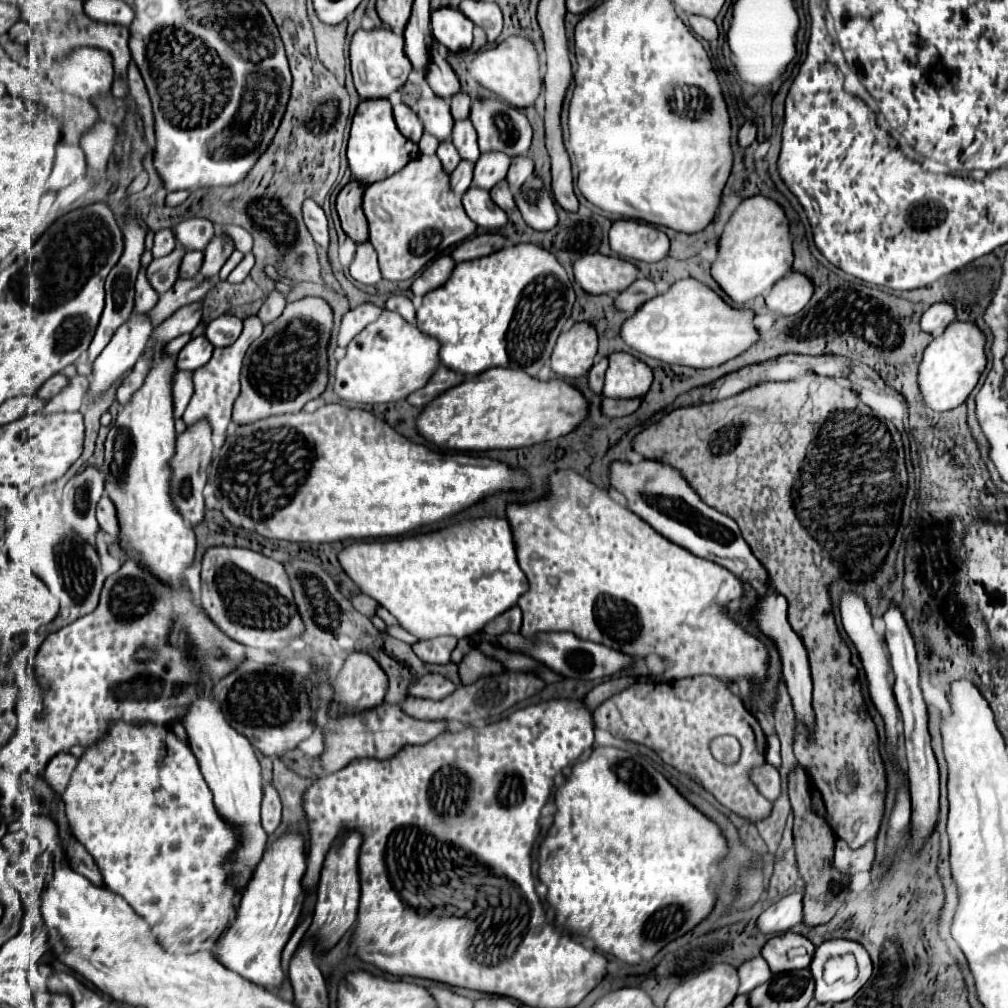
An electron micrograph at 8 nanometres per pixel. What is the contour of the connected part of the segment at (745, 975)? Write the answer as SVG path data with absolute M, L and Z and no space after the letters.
M755 956L739 966L739 978L741 978L739 994L749 994L753 988L771 978L771 970L763 960L763 956Z

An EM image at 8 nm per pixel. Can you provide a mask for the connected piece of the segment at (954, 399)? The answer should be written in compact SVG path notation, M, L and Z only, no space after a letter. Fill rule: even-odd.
M951 322L945 332L927 346L919 366L919 388L923 392L925 404L939 412L961 406L977 386L985 366L985 334L973 322Z

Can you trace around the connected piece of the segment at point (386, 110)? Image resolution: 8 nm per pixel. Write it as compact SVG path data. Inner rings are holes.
M361 100L359 102L355 118L353 118L353 126L351 126L349 146L347 146L347 160L349 160L349 168L355 180L363 184L385 180L387 176L399 172L399 168L403 168L409 160L415 160L417 156L419 156L417 144L407 140L395 124L389 100Z

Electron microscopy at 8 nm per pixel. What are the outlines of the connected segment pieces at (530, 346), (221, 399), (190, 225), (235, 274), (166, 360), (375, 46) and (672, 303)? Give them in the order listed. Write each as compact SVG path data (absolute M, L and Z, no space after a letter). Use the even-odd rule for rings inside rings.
M515 244L479 260L459 262L451 278L421 298L417 328L441 342L441 362L461 374L481 374L487 368L521 368L535 376L549 360L565 320L571 316L575 290L557 258L537 244Z
M249 316L243 320L243 332L241 336L237 338L235 344L231 346L225 346L225 348L215 348L213 352L213 358L199 370L195 370L193 374L193 384L195 384L195 394L183 414L183 420L187 426L195 424L197 420L201 418L207 418L213 426L213 434L225 434L227 432L227 426L231 422L231 408L233 408L233 402L235 398L239 396L239 372L241 372L241 362L243 362L243 356L247 352L247 348L251 346L251 342L261 334L263 330L263 324L259 320L259 316Z
M187 218L175 226L175 236L181 246L187 250L205 250L209 240L213 238L215 230L207 218Z
M247 256L247 258L229 274L227 280L233 282L233 284L235 284L235 282L241 282L241 280L245 280L245 278L249 276L249 270L251 270L251 268L253 268L253 256Z
M163 344L163 348L155 348L155 352L143 352L143 358L149 358L149 360L151 360L151 366L149 366L149 372L147 372L147 376L145 376L145 382L143 382L143 386L131 396L131 400L119 410L117 420L115 420L115 424L113 424L113 428L111 428L109 436L107 436L107 442L105 442L105 462L103 462L105 490L107 490L109 498L111 498L111 500L115 502L115 506L117 506L117 516L119 516L119 526L121 526L121 534L119 534L121 546L139 552L139 560L145 564L145 568L147 568L149 572L153 572L157 578L161 578L163 582L167 582L167 584L179 584L179 582L185 582L183 572L185 572L185 568L189 568L189 564L193 562L193 556L195 556L195 534L193 534L191 524L183 520L183 516L175 510L175 506L173 506L173 502L171 502L171 498L169 498L169 478L171 478L169 460L171 460L171 456L175 454L175 420L173 420L173 392L171 392L171 388L173 388L173 378L175 378L177 370L175 370L175 358L169 356L169 354L165 354L165 344Z
M359 28L349 46L349 60L353 82L361 98L387 98L391 92L399 90L411 72L411 62L403 52L403 36L395 34L391 28Z
M695 278L675 282L665 294L645 302L621 328L621 338L637 352L667 364L713 368L741 356L759 340L755 312L729 306L717 292Z

